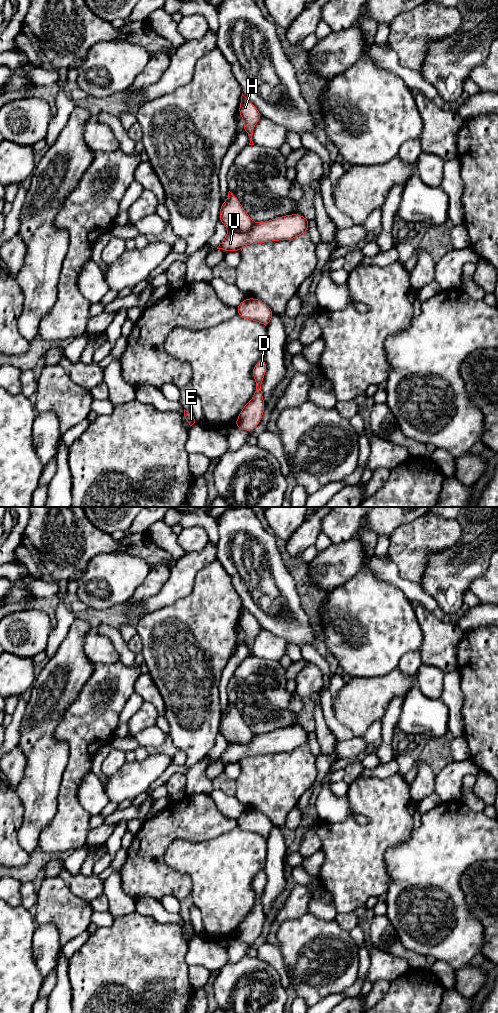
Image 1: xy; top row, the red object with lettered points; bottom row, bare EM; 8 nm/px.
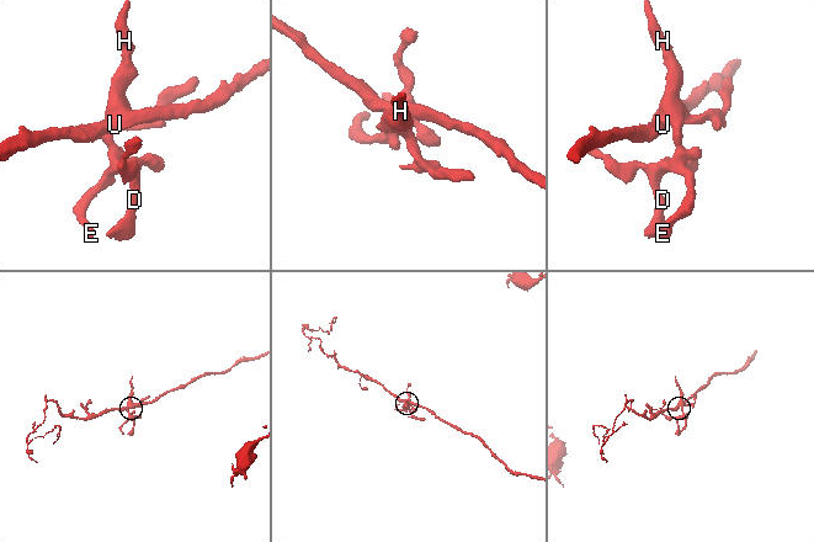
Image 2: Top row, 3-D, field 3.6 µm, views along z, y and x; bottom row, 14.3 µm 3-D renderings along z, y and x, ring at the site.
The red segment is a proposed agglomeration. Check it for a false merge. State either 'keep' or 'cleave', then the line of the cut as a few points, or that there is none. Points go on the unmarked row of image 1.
cleave; cut in xy along (254, 734), (245, 744), (230, 743), (228, 745)

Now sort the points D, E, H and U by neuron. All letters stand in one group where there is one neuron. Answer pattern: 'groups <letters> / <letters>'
groups D E H / U

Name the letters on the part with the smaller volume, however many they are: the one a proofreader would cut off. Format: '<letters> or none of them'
D, E, H

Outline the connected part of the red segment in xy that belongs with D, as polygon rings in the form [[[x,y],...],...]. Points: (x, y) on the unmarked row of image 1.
[[[260,871],[254,878],[252,887],[256,894],[256,901],[253,910],[242,920],[237,933],[233,938],[239,939],[242,942],[252,944],[260,935],[265,915],[262,907],[262,893],[267,882],[267,876],[263,871]]]

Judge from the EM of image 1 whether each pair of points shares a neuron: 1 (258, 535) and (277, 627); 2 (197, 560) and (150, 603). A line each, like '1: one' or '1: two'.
1: one
2: one

